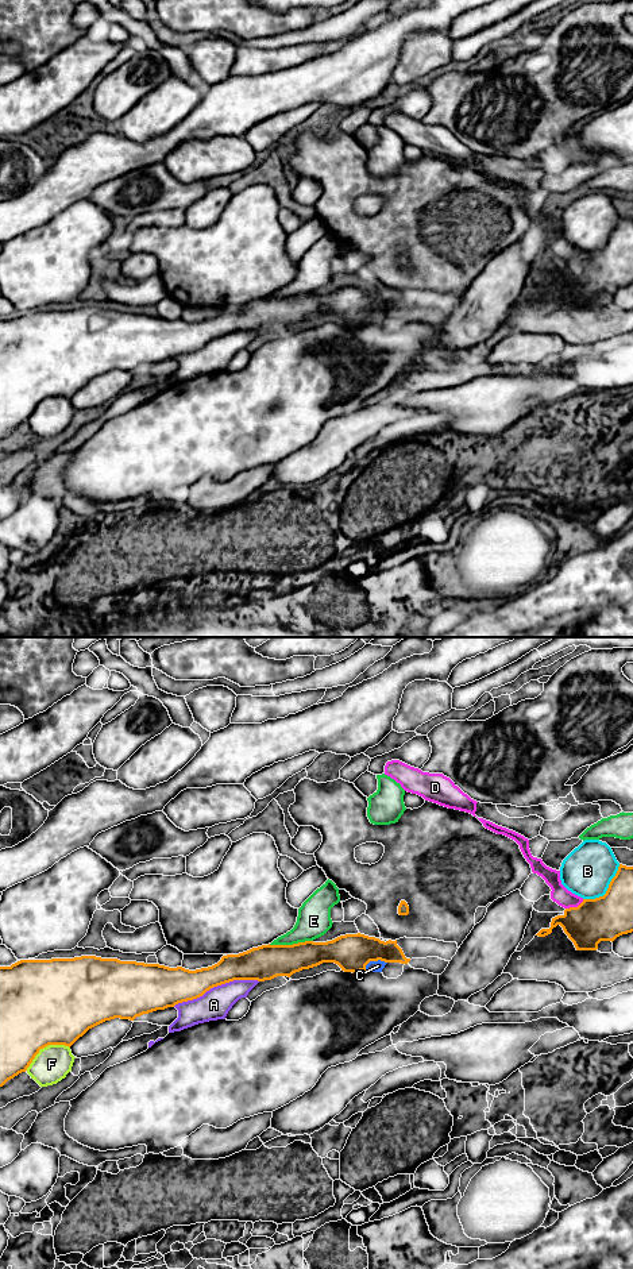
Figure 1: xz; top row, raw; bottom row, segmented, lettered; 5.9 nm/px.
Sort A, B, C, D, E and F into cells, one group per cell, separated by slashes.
A C / B / D / E / F

